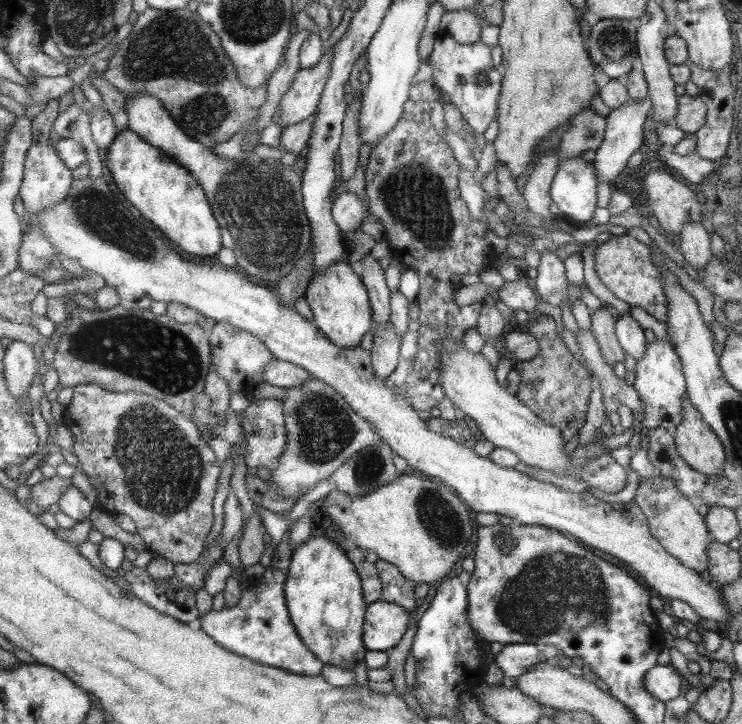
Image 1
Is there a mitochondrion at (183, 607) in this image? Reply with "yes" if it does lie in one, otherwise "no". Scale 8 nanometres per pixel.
no

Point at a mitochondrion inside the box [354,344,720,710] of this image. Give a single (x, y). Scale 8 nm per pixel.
(518, 609)

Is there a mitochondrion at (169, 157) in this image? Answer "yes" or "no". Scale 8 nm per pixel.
no

